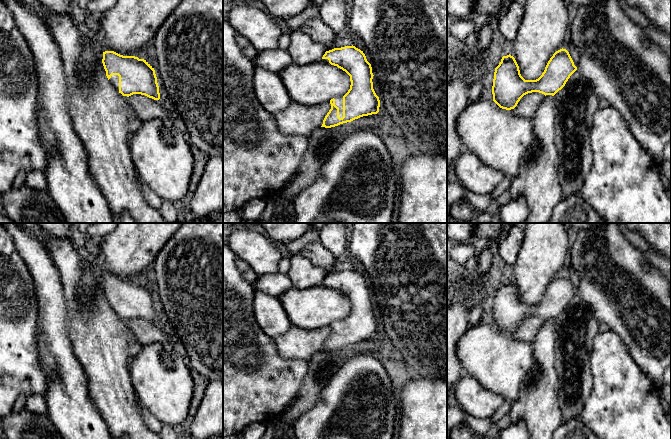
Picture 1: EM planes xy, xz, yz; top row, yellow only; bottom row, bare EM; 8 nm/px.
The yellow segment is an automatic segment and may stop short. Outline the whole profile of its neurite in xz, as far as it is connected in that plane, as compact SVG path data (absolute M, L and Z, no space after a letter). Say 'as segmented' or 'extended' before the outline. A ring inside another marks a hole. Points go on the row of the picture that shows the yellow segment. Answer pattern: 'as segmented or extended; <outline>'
extended; M345 46L326 51L322 62L337 66L350 76L350 89L344 96L338 96L330 100L331 109L325 116L321 127L331 128L343 123L351 122L363 116L377 114L380 100L373 89L373 73L371 64L365 54L355 46Z

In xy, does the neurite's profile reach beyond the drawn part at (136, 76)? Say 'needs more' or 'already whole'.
needs more

